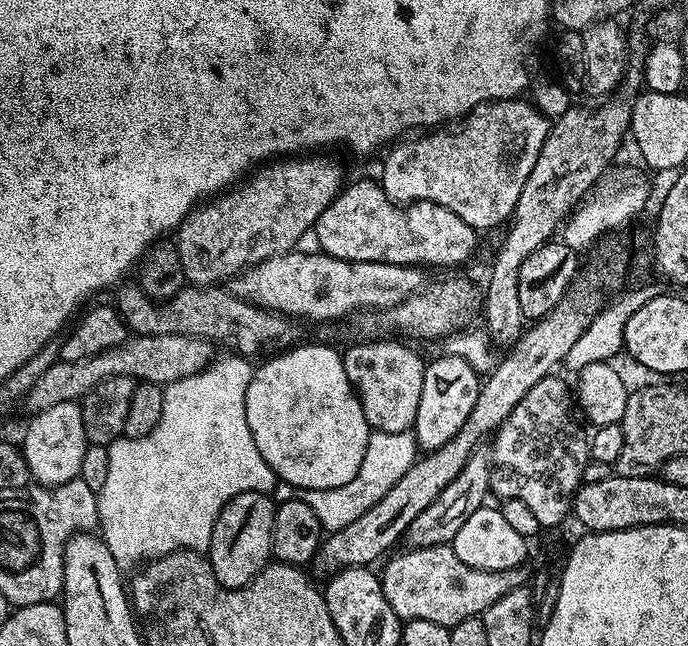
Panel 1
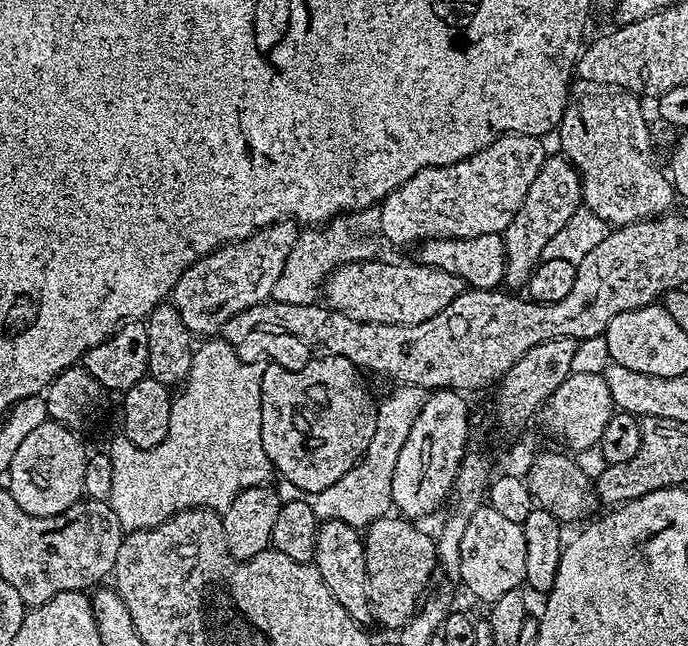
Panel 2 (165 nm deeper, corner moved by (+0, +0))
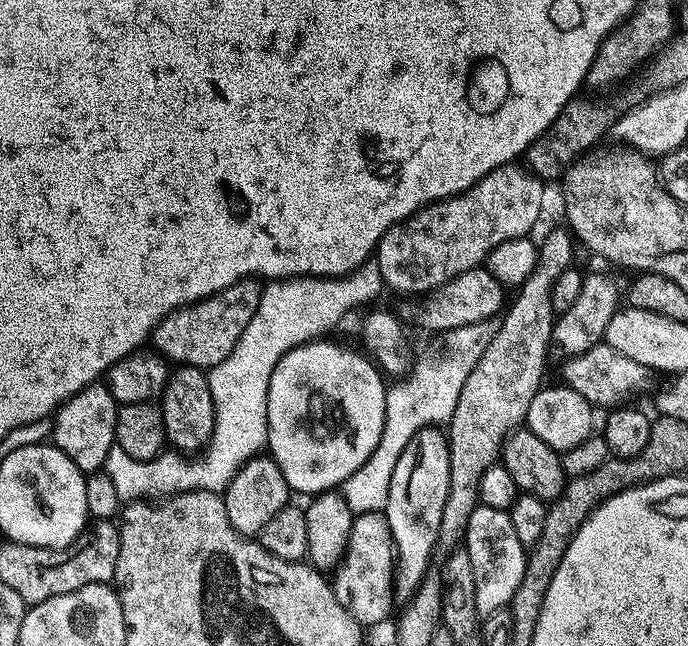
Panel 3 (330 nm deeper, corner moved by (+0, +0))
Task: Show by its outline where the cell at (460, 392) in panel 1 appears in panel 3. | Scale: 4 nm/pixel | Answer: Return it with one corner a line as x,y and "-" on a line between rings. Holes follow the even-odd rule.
439,427
423,428
402,450
402,458
398,458
398,466
394,466
394,478
390,478
390,494
388,495
388,529
392,531
392,543
398,555
398,575
394,582
404,584
399,591
411,594
424,580
424,573
429,571
428,559
432,551
437,551
442,526
442,506
446,506
446,494
450,486
450,454
448,453
448,437

